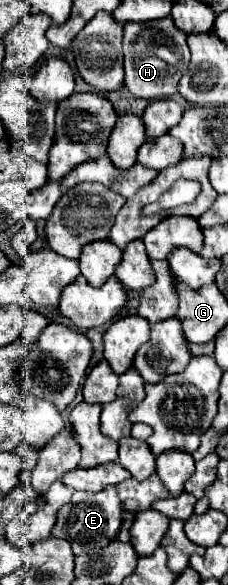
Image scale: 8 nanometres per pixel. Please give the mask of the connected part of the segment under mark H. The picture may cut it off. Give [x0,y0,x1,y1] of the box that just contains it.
[124,17,190,99]

